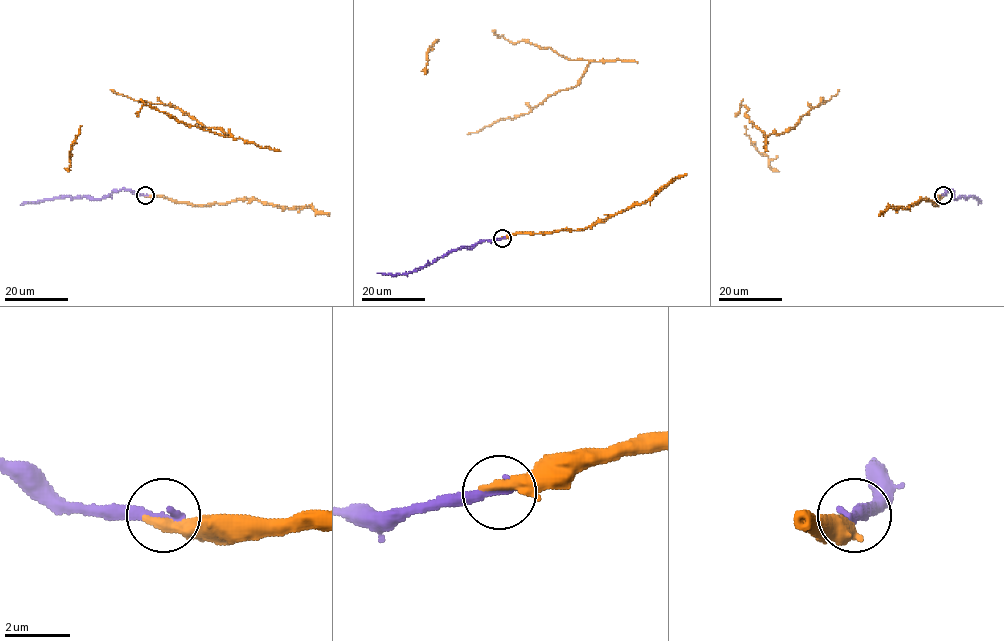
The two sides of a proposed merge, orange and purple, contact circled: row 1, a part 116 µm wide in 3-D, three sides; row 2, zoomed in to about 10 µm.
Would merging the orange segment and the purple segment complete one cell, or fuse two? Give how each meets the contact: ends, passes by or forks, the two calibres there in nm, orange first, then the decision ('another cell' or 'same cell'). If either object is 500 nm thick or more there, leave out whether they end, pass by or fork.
orange ends there; purple ends there; 420 nm thick on the orange side, 360 nm on the other; same cell

